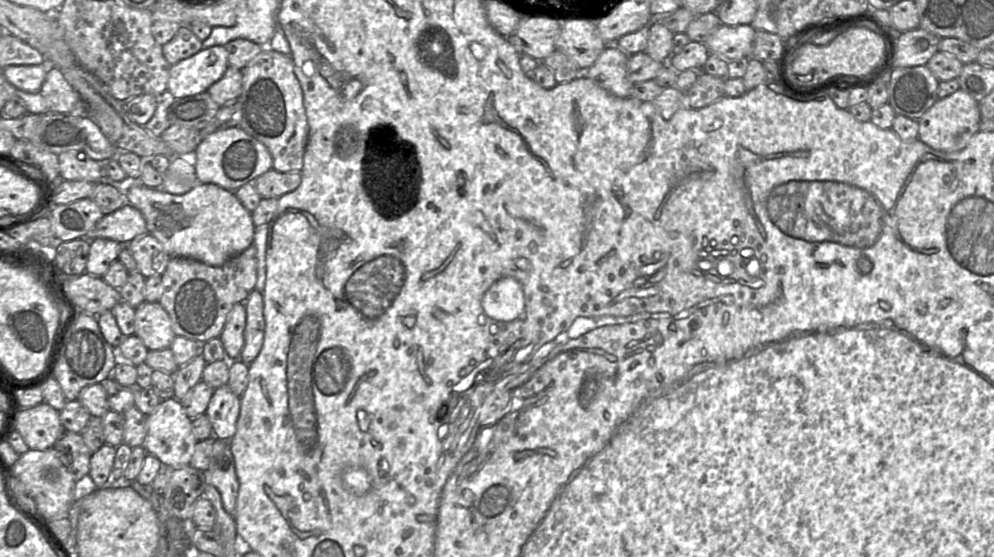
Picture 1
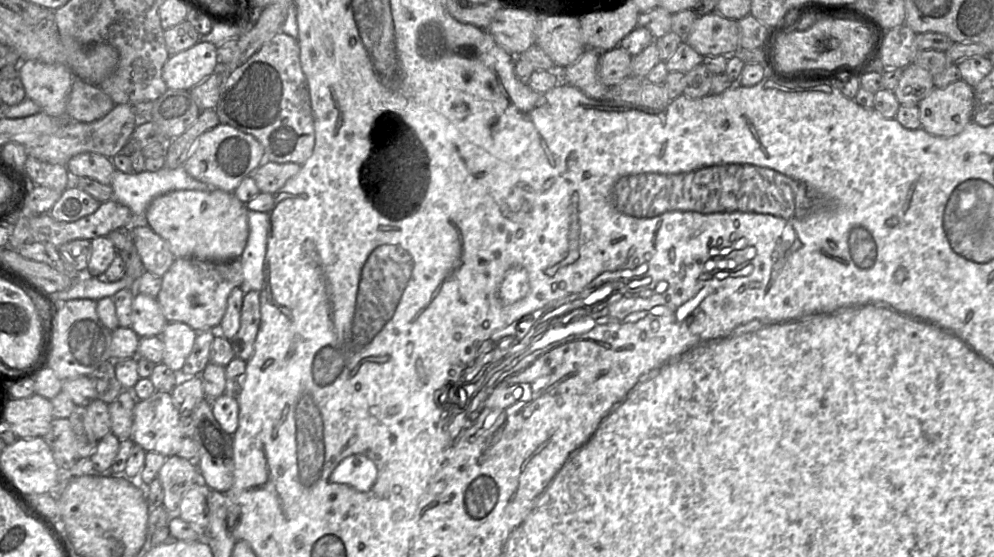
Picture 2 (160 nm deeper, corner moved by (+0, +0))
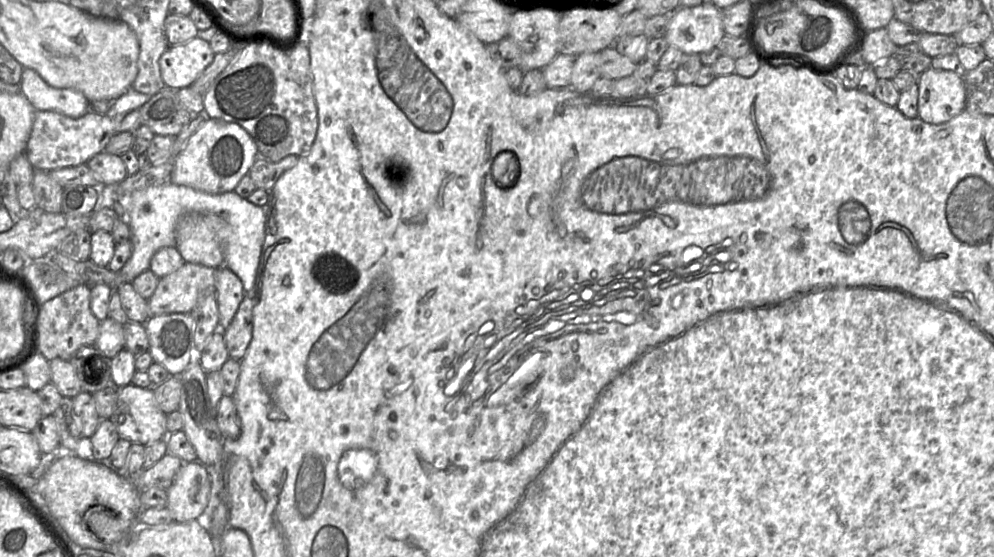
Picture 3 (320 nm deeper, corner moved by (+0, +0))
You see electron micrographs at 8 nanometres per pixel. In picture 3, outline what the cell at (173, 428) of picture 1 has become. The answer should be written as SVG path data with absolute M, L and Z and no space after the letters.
M132 383L118 387L116 408L111 416L120 438L144 446L166 439L166 414L159 408L152 388L140 388Z

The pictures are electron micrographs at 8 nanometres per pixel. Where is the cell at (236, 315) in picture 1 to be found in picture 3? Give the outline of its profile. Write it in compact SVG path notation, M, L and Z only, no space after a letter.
M227 266L215 269L215 288L219 311L219 329L224 331L235 316L245 292L240 278Z

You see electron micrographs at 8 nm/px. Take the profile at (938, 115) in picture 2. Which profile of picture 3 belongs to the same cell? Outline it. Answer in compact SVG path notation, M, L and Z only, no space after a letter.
M929 67L918 76L918 117L926 123L942 124L966 107L964 78L951 70Z

